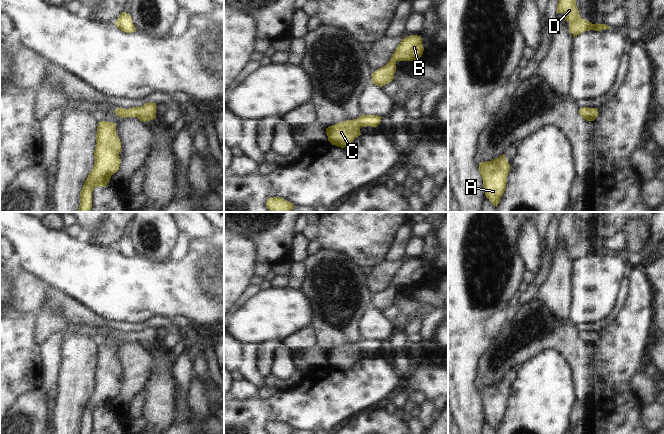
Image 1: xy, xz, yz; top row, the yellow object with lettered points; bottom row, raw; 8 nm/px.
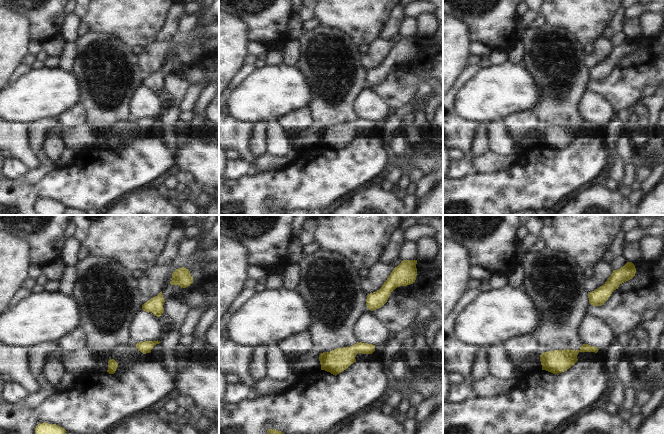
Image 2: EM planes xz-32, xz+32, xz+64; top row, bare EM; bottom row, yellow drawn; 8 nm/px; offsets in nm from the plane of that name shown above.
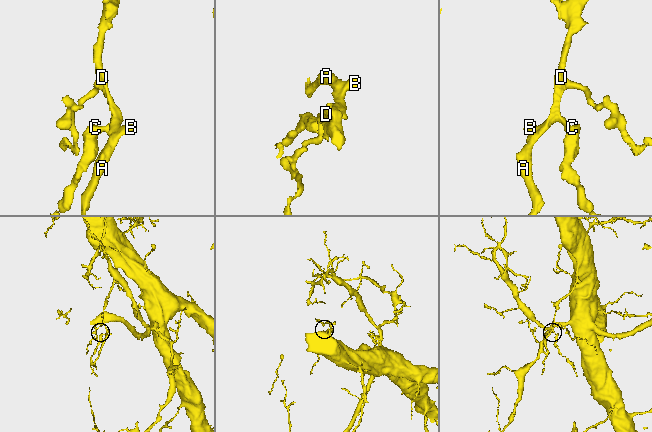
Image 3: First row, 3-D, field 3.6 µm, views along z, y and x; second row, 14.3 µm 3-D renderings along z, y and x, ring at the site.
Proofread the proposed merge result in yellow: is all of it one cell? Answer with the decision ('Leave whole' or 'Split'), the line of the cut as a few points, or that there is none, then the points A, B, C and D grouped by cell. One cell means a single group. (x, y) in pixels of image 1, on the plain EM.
Leave whole. No split. Groups: A B C D.

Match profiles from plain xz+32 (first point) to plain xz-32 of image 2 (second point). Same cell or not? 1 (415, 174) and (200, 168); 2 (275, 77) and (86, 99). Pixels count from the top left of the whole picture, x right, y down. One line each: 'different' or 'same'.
1: different
2: different

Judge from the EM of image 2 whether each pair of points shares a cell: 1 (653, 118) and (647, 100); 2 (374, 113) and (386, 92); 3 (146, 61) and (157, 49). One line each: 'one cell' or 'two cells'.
1: one cell
2: two cells
3: one cell

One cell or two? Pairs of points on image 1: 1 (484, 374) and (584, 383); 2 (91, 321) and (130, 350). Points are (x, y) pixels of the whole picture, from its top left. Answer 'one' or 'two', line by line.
1: one
2: one

